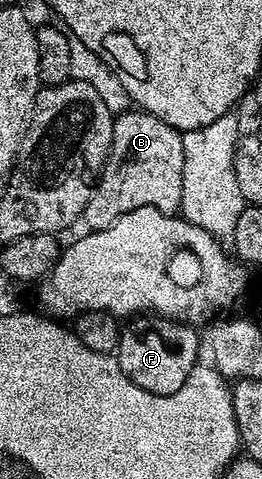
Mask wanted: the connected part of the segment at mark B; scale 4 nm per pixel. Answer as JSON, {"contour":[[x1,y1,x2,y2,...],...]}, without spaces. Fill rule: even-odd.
{"contour":[[129,108,115,115,112,123,112,147,103,159,104,171,99,171,92,195,82,215,89,231,105,230,126,212,143,206,153,206,163,214,176,214,182,200,183,140,181,131,146,114,139,108]]}

